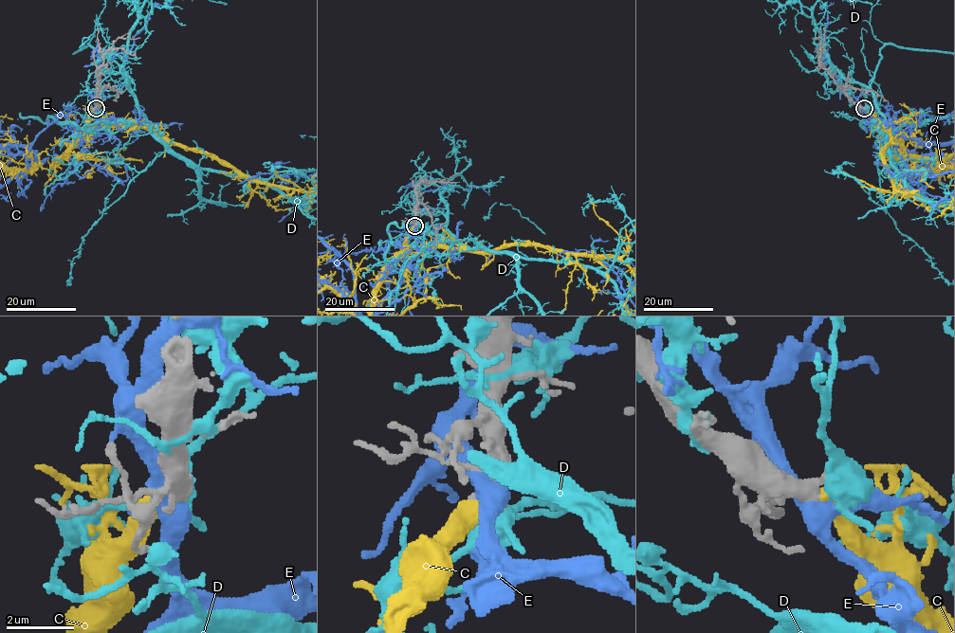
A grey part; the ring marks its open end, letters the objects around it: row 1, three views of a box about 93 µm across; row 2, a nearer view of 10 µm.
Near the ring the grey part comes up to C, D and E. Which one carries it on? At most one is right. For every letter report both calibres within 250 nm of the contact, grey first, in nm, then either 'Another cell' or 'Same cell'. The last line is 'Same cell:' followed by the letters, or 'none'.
C: Thickness 400 nm (grey) against 550 nm. Same cell
D: Thickness 360 nm (grey) against 550 nm. Another cell
E: Thickness 480 nm (grey) against 480 nm. Another cell
Same cell: C

